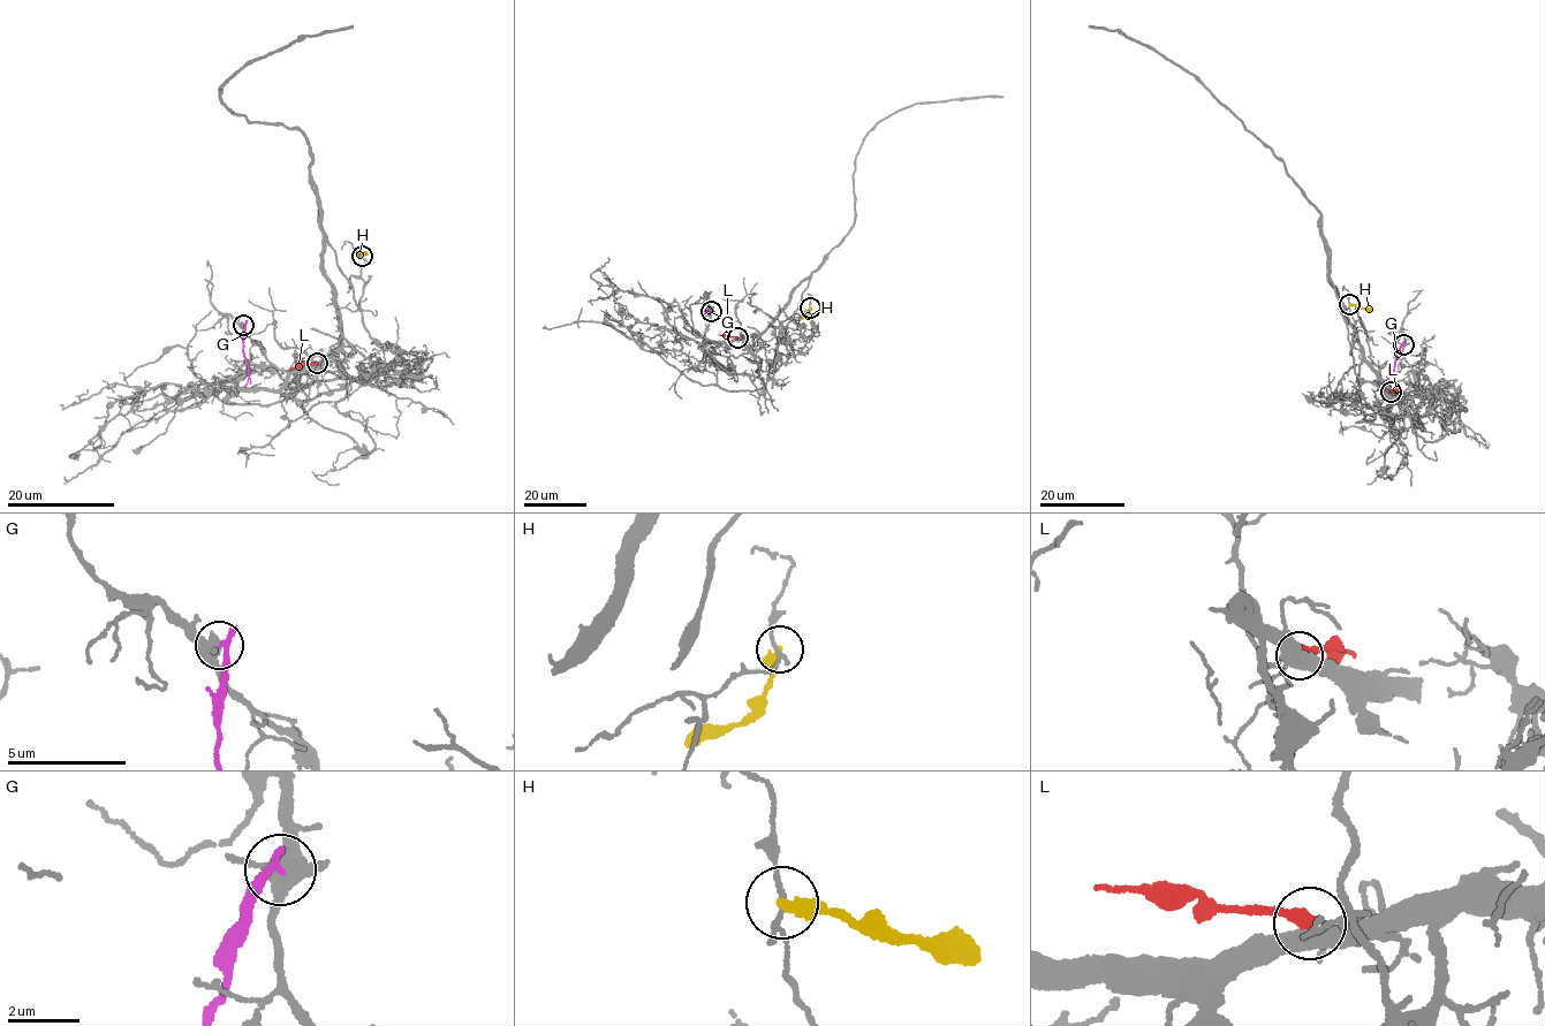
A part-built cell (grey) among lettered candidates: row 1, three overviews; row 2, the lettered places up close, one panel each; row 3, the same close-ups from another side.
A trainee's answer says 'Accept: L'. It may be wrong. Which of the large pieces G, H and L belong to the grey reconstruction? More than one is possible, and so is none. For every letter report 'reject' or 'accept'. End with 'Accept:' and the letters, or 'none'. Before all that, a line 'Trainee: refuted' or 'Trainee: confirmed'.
Trainee: refuted
G: reject
H: reject
L: reject
Accept: none

